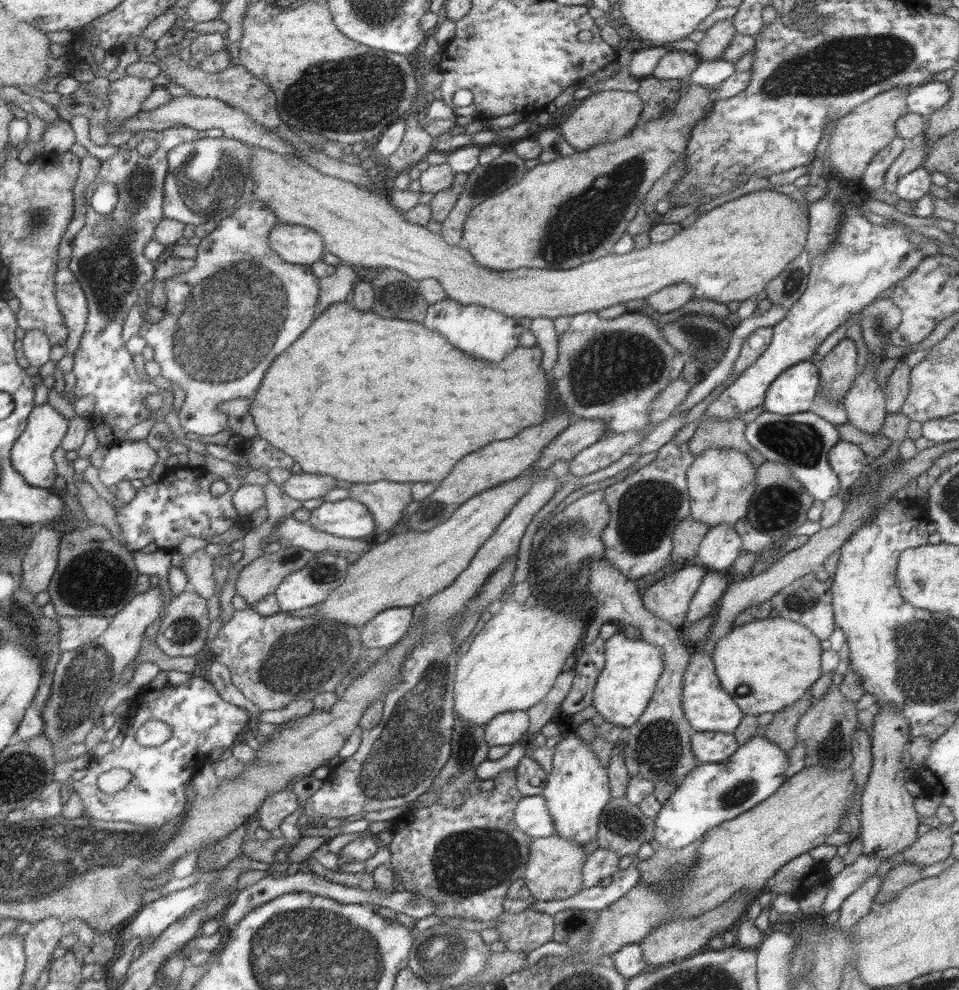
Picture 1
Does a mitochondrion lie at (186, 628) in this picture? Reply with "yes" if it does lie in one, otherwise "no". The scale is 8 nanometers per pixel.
yes

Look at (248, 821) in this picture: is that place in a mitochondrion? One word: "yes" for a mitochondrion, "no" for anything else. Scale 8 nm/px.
no

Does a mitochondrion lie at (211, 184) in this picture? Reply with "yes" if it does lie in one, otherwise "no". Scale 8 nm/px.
yes

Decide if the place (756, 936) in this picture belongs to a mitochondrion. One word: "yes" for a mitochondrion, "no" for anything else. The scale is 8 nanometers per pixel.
no

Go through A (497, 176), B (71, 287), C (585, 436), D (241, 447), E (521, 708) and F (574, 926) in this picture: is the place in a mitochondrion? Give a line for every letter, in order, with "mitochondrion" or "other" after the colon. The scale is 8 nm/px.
A: mitochondrion
B: mitochondrion
C: other
D: other
E: other
F: mitochondrion

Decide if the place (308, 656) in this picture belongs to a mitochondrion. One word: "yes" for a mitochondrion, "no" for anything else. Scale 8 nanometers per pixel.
yes

